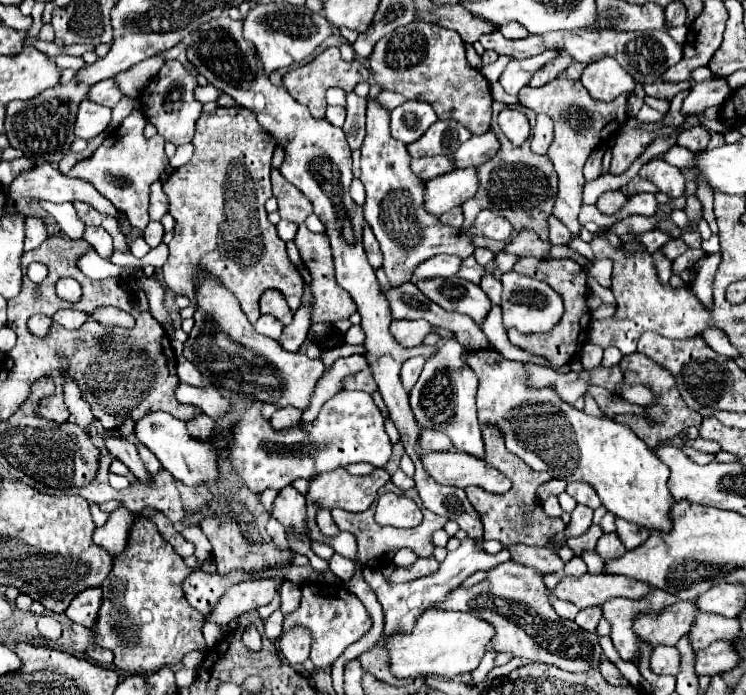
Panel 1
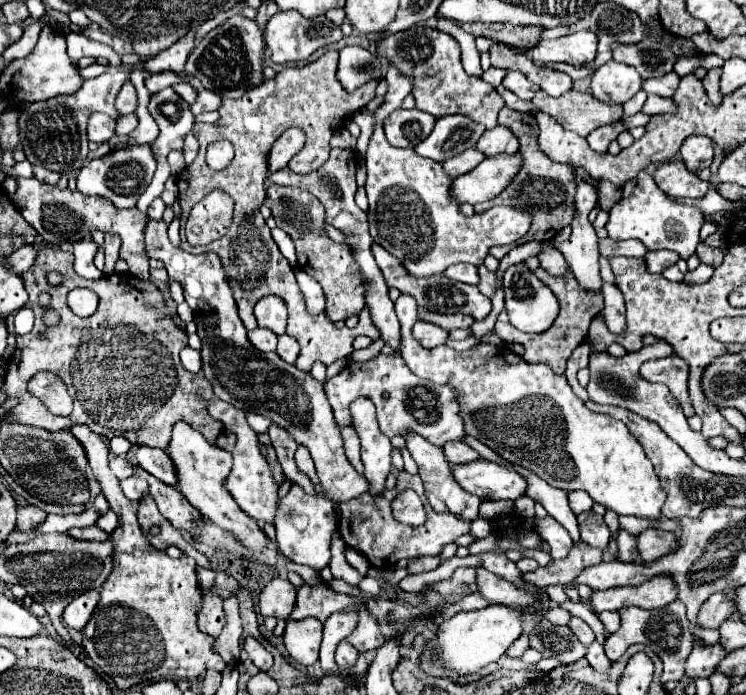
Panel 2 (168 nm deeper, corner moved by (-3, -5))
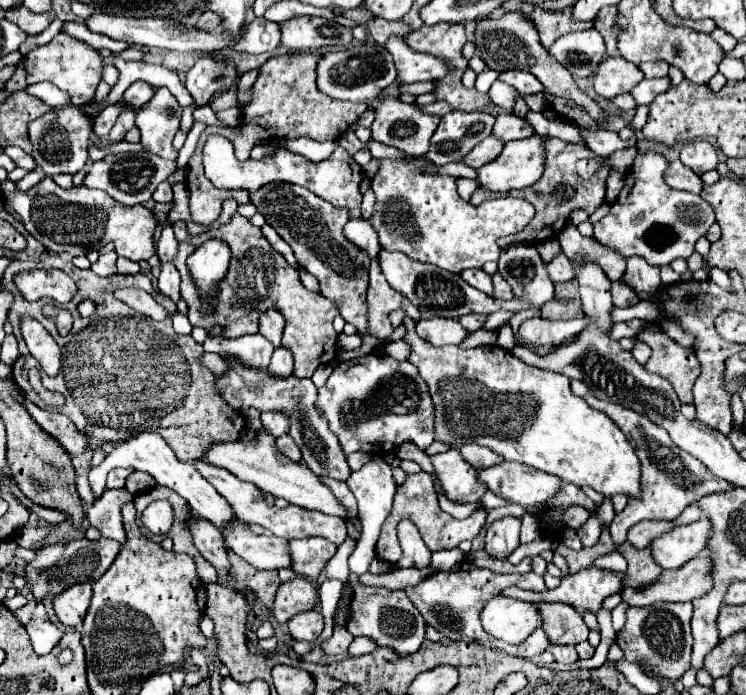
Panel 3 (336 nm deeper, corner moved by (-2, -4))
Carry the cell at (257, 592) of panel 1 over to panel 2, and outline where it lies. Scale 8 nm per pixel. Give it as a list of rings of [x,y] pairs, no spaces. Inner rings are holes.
[[[276,576],[258,594],[258,608],[262,616],[274,616],[274,618],[288,620],[294,600],[296,600],[296,588],[286,578]]]

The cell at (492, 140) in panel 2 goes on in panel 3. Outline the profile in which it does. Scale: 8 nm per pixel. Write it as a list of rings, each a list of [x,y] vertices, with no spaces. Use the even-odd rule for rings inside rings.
[[[505,113],[501,117],[497,117],[495,121],[495,127],[493,127],[493,135],[497,137],[503,137],[505,141],[511,141],[511,139],[525,139],[525,137],[531,137],[535,133],[533,125],[527,121],[527,119],[521,119],[513,113]]]

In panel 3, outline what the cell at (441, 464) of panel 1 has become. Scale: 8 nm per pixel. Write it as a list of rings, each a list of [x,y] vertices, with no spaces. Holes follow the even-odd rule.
[[[509,461],[479,471],[479,479],[493,493],[521,507],[545,505],[553,495],[559,493],[563,485],[563,481],[559,481],[559,477],[555,475],[541,473],[539,469],[523,463],[509,463]]]

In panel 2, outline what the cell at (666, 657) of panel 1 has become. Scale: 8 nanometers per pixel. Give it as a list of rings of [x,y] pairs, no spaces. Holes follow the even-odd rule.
[[[720,644],[714,646],[694,646],[694,650],[684,660],[686,676],[690,678],[710,678],[714,674],[716,664],[724,658],[724,650],[720,650]]]

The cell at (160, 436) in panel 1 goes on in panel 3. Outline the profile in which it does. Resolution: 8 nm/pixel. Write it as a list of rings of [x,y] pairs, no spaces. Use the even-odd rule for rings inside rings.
[[[231,521],[231,529],[227,529],[225,543],[231,551],[243,557],[247,563],[257,569],[281,569],[291,567],[289,541],[283,537],[275,537],[271,533],[255,535],[243,521]]]

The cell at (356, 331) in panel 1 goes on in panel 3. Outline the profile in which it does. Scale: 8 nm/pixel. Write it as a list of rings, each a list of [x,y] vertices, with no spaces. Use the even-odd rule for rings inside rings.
[[[341,333],[339,335],[339,349],[343,349],[343,351],[349,351],[349,349],[357,349],[359,345],[361,345],[361,337],[355,333],[355,335],[345,335],[345,333]]]

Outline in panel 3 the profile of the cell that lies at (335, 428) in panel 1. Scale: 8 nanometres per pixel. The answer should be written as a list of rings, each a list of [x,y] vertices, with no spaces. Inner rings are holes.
[[[373,457],[359,471],[351,473],[351,477],[347,479],[347,485],[349,485],[349,489],[353,491],[353,495],[359,503],[359,519],[361,519],[361,525],[363,525],[363,535],[361,535],[355,551],[349,557],[349,571],[355,573],[355,575],[361,575],[361,573],[367,573],[369,561],[375,559],[375,543],[379,539],[381,525],[391,511],[391,503],[393,503],[393,497],[397,493],[397,483],[393,479],[391,467],[381,457]]]

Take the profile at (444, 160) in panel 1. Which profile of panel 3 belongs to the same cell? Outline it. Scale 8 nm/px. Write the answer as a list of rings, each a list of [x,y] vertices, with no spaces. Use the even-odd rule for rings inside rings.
[[[489,135],[483,143],[479,143],[479,145],[473,149],[463,161],[465,161],[467,165],[479,169],[479,167],[491,163],[493,159],[497,159],[499,153],[503,151],[503,147],[505,147],[505,141],[503,141],[503,139],[499,139],[499,137],[495,137],[495,135]]]

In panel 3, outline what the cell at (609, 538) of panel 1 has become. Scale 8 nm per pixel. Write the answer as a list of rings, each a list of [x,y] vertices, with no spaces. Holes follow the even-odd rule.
[[[639,521],[635,527],[629,529],[627,539],[637,547],[643,549],[647,547],[653,539],[669,533],[671,529],[675,529],[675,521]]]

